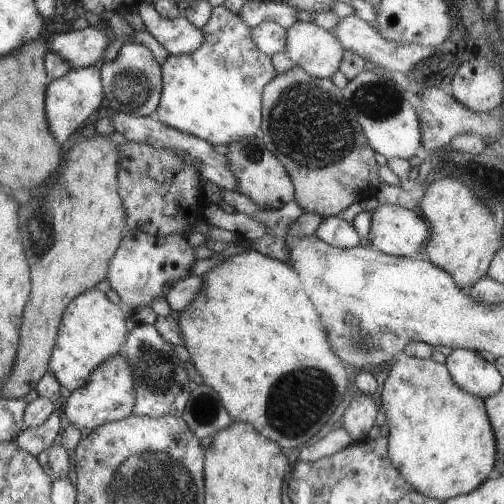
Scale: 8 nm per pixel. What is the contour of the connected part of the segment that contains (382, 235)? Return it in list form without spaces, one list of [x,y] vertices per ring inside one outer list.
[[[384,204],[378,205],[371,213],[367,243],[386,255],[409,257],[413,252],[419,250],[419,246],[423,242],[426,242],[427,234],[430,234],[430,230],[427,230],[425,222],[415,212],[405,210],[402,205],[389,206],[389,204]]]

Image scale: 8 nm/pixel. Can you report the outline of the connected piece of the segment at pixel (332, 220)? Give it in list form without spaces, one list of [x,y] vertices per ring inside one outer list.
[[[336,215],[324,217],[314,233],[328,245],[340,249],[362,243],[353,225],[341,218],[337,218]]]

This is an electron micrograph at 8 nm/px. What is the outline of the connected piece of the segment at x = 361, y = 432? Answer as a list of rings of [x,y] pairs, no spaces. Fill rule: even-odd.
[[[367,395],[351,398],[349,405],[341,415],[341,429],[349,435],[353,442],[365,440],[367,431],[373,426],[375,420],[375,406]]]

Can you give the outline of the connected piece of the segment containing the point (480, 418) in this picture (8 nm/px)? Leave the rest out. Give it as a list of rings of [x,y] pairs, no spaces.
[[[403,352],[397,354],[381,386],[379,400],[388,426],[386,439],[389,460],[417,492],[430,499],[446,501],[475,490],[492,475],[496,462],[496,441],[484,401],[463,392],[452,381],[444,364],[410,357]]]

